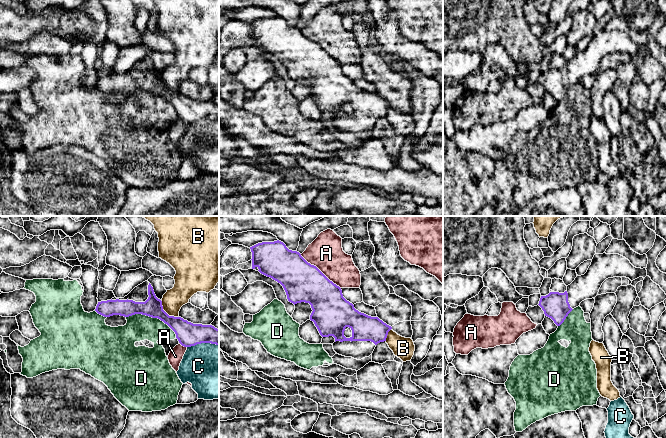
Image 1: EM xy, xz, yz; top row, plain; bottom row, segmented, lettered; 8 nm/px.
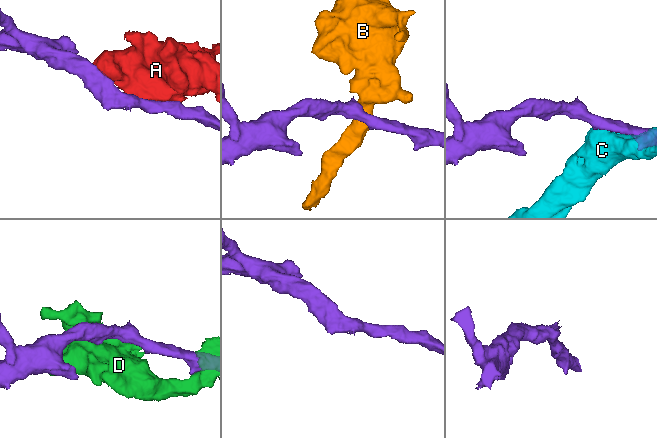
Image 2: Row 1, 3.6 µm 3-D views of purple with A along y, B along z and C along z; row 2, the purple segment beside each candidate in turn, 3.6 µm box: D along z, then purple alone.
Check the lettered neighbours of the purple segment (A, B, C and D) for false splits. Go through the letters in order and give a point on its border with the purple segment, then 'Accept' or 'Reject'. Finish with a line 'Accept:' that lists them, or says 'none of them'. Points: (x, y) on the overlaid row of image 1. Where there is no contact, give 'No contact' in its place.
A: Touches purple at xz (319, 270). Reject
B: Touches purple at xy (166, 313). Reject
C: Touches purple at xy (202, 342). Reject
D: Touches purple at xy (153, 317). Reject
Accept: none of them

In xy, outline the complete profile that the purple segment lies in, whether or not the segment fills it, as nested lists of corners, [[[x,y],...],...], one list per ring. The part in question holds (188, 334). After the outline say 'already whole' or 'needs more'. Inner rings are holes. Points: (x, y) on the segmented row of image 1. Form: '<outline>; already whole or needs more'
[[[148,281],[135,287],[124,298],[114,297],[111,300],[98,302],[95,311],[104,317],[113,315],[129,317],[142,314],[158,318],[175,332],[176,338],[184,347],[201,343],[219,345],[219,329],[214,326],[193,324],[181,317],[169,316],[163,310],[162,301],[156,297]]]; needs more

